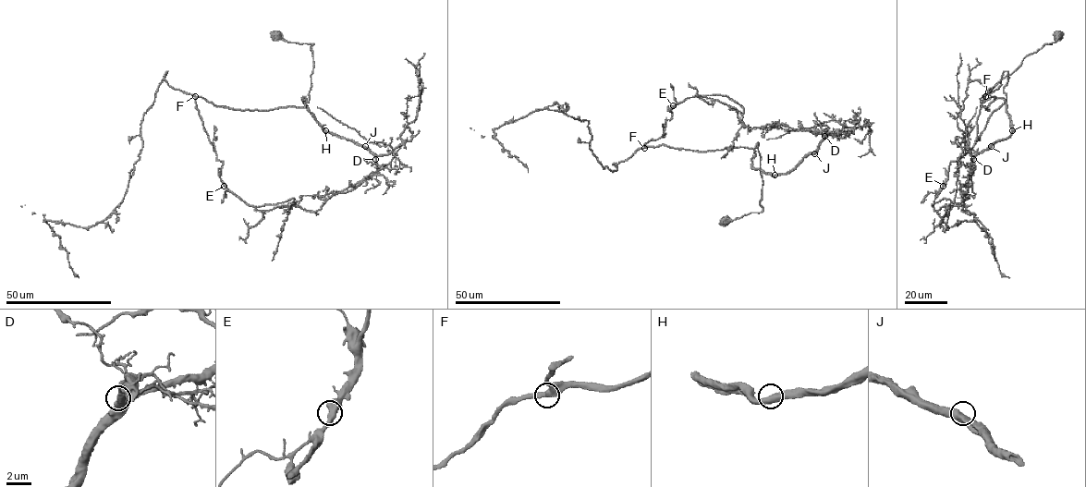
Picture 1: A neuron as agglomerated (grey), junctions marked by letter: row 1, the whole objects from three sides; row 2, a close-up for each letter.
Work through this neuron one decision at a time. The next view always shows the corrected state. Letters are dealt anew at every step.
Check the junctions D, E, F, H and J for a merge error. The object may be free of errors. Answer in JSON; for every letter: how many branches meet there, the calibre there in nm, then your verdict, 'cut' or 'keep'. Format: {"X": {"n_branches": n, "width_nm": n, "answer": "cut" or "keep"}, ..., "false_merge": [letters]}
{"D": {"n_branches": 2, "width_nm": 480, "answer": "keep"}, "E": {"n_branches": 2, "width_nm": 500, "answer": "keep"}, "F": {"n_branches": 2, "width_nm": 480, "answer": "keep"}, "H": {"n_branches": 2, "width_nm": 550, "answer": "keep"}, "J": {"n_branches": 2, "width_nm": 500, "answer": "keep"}, "false_merge": []}

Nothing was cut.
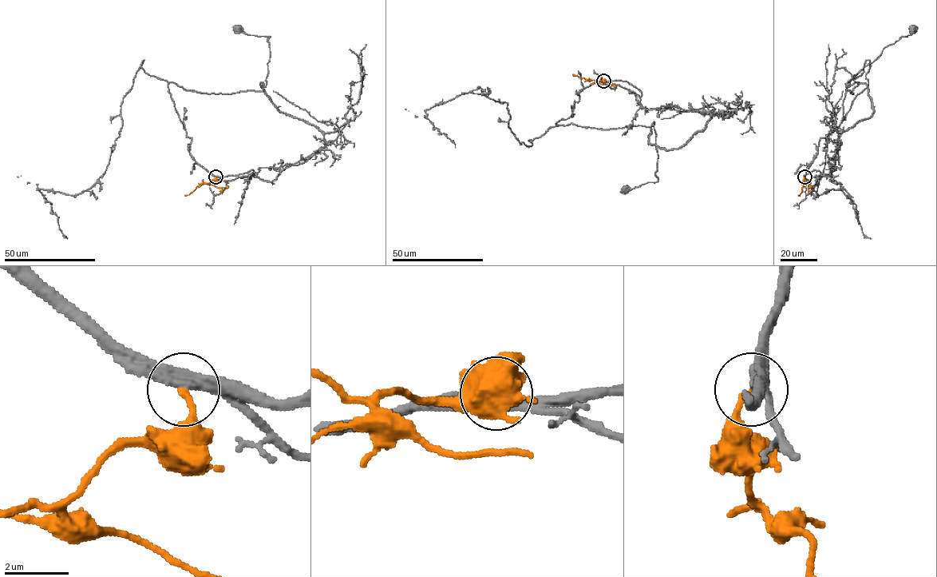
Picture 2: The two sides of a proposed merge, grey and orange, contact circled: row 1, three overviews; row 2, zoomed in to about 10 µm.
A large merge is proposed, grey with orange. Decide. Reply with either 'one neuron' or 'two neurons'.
one neuron

